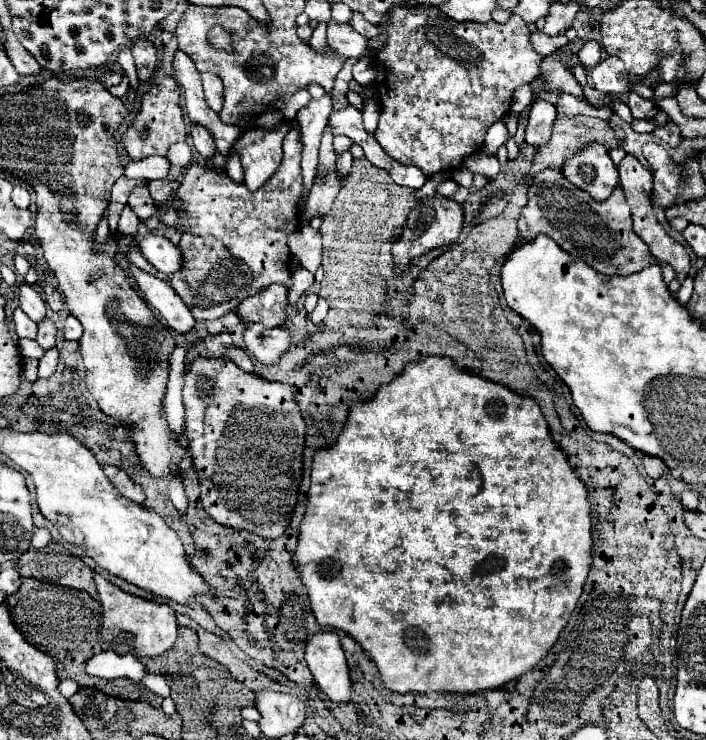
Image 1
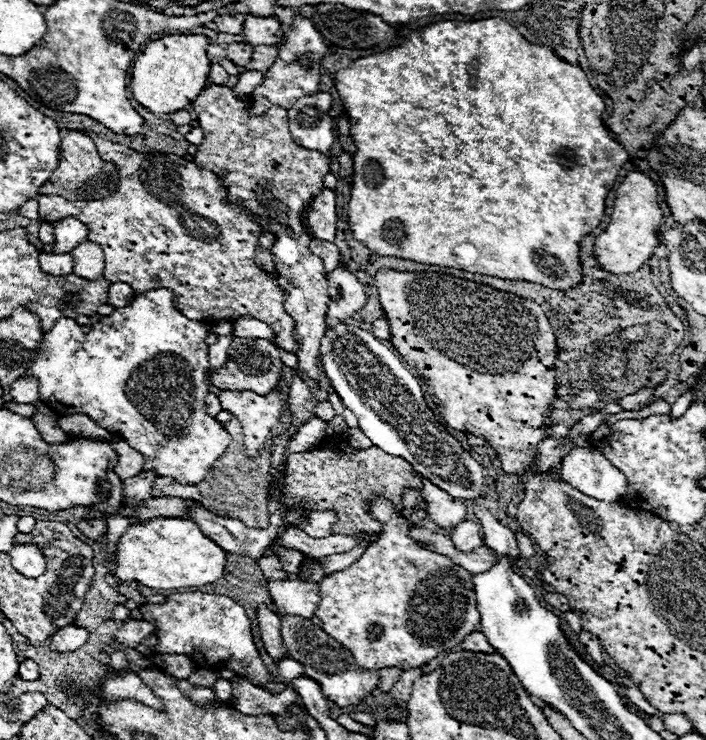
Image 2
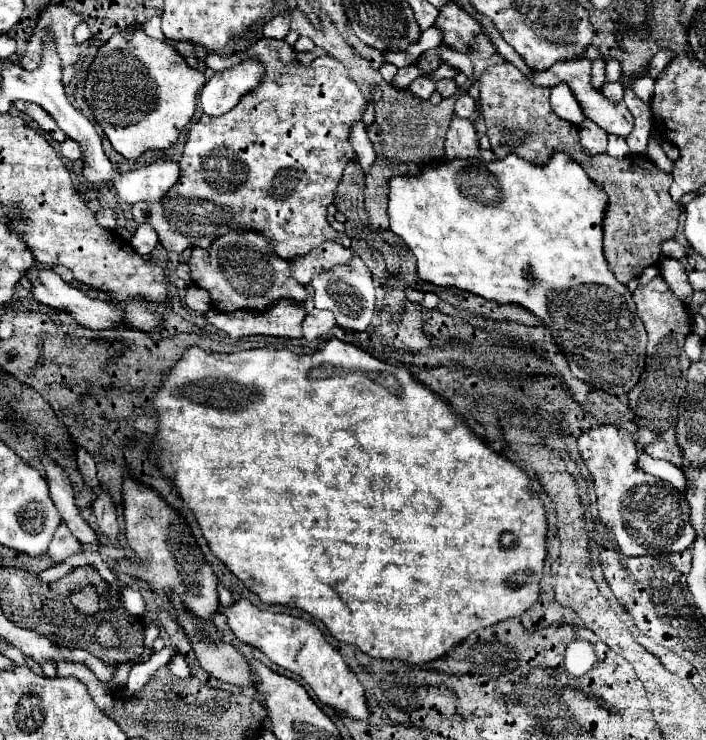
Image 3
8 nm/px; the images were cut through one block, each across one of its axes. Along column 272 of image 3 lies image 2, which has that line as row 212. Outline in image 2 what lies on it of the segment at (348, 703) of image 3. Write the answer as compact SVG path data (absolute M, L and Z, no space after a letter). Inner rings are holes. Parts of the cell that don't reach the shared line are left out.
M640 170L628 172L626 180L616 190L614 212L610 216L608 228L596 236L594 240L594 256L602 264L604 270L612 274L628 274L636 272L648 258L652 258L652 250L660 244L658 232L664 224L664 214L658 204L658 186L656 182Z

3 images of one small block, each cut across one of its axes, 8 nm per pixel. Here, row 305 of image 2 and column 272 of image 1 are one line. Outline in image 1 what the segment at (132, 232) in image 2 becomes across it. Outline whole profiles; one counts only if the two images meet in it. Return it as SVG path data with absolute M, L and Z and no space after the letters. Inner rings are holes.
M292 120L292 128L286 134L284 160L274 176L256 192L250 192L244 182L234 182L226 172L206 168L200 164L192 164L180 188L176 190L174 200L168 208L162 208L166 218L166 226L180 228L182 232L190 232L196 236L214 236L218 238L236 258L244 260L252 274L254 282L250 294L278 282L290 288L290 248L288 236L296 232L298 220L298 202L302 200L302 134L296 120Z

